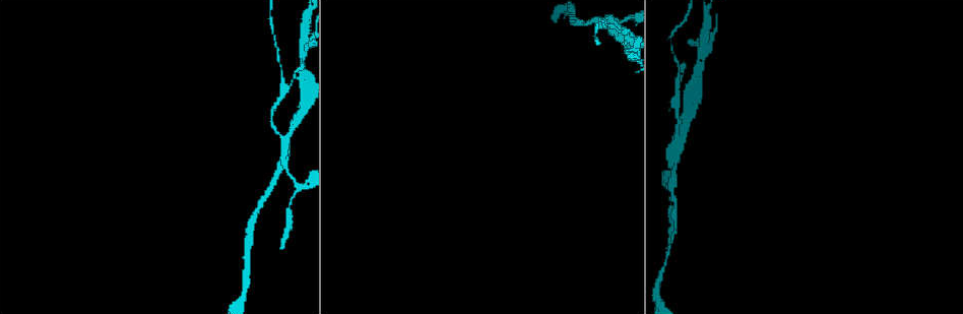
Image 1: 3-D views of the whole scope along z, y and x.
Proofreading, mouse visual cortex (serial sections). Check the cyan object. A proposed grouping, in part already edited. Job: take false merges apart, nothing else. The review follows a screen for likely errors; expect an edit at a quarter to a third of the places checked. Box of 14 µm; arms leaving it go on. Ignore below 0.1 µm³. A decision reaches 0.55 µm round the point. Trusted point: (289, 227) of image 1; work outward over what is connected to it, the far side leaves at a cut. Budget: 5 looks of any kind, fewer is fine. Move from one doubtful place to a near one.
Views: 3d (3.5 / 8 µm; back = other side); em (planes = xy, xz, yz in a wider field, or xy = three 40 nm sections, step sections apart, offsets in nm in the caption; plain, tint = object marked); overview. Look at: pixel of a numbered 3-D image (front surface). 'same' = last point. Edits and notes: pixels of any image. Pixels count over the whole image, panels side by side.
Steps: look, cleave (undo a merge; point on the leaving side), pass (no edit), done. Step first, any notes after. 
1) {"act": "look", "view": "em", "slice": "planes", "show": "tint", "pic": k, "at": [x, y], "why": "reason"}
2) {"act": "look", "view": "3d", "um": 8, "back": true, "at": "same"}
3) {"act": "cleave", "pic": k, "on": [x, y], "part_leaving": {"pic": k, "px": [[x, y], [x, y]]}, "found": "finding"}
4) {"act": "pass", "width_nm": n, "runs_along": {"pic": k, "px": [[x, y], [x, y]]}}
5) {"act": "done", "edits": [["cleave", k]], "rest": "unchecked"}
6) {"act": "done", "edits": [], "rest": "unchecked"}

{"act": "look", "view": "3d", "um": 3.5, "pic": 1, "at": [623, 19], "why": "three arms meet"}

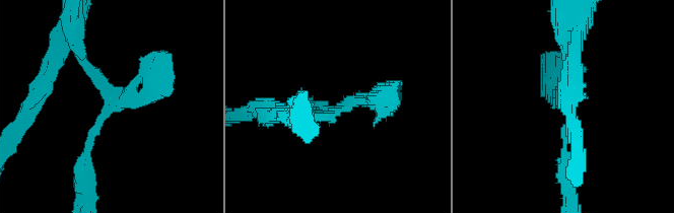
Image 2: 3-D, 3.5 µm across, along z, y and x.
{"act": "look", "view": "em", "slice": "planes", "show": "tint", "pic": 2, "at": [110, 111], "arms": 3, "arm_widths_nm": [150, 150, 250], "why": "shape alone is not enough"}

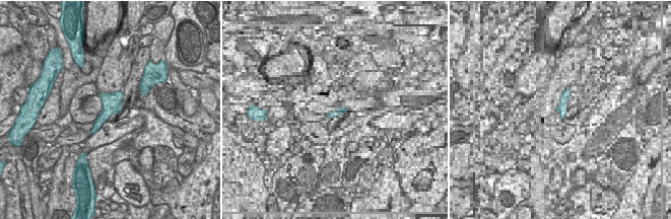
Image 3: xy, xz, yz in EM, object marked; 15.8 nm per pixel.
{"act": "pass", "width_nm": 320, "runs_along": {"pic": 2, "px": [[566, 170], [571, 53]]}, "found": "all the same cell"}

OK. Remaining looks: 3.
{"act": "look", "view": "3d", "um": 3.5, "pic": 1, "at": [612, 31], "why": "two arms in line, one across"}

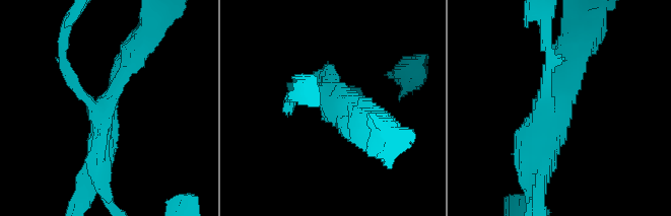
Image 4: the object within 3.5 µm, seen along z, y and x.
{"act": "look", "view": "em", "slice": "xy", "step": 1, "show": "tint", "pic": 4, "at": [331, 105], "why": "shape alone is not enough"}

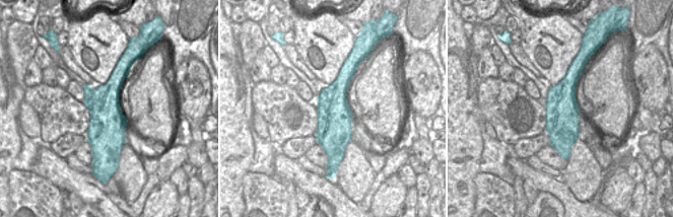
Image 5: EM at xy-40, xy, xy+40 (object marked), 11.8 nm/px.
{"act": "cleave", "pic": 4, "on": [574, 76], "width_nm": 400, "found": "a second cell is stuck on"}

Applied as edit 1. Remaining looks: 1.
{"act": "done", "edits": [["cleave", 4]], "rest": "unchecked"}

